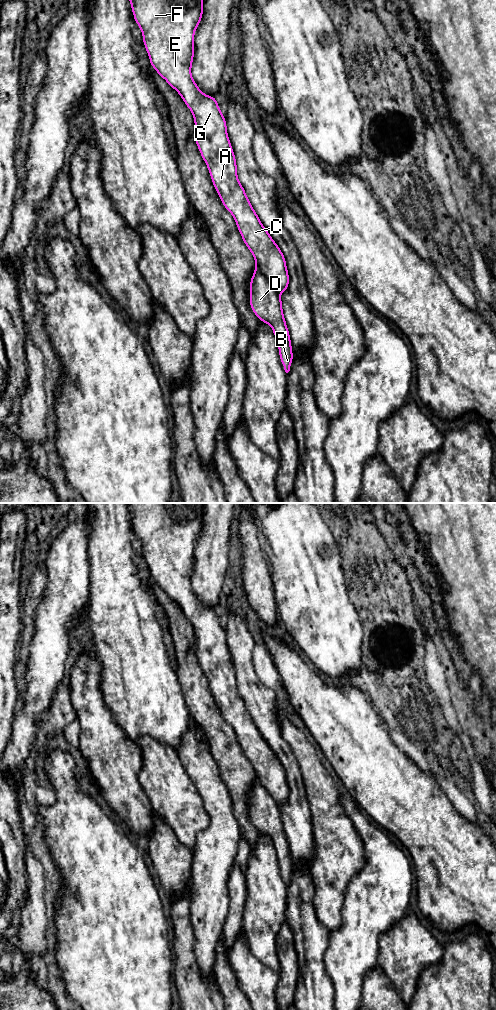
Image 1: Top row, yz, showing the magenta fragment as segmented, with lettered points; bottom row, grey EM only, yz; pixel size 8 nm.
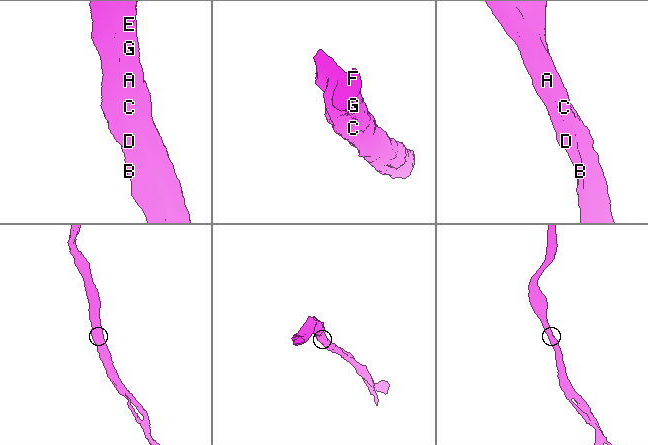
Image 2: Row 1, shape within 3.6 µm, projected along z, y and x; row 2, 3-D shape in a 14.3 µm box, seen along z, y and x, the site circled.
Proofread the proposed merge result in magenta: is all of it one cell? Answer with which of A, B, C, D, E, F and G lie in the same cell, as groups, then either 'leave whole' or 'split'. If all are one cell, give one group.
A B C D E F G; leave whole

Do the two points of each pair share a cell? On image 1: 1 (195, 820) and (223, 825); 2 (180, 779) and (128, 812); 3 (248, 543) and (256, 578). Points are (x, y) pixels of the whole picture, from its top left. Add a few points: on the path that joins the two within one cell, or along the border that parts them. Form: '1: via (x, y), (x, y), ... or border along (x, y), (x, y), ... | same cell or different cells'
1: border along (203, 800), (209, 824), (197, 834), (195, 841) | different cells
2: border along (138, 778), (152, 810), (162, 819) | different cells
3: via (252, 552), (255, 569) | same cell

